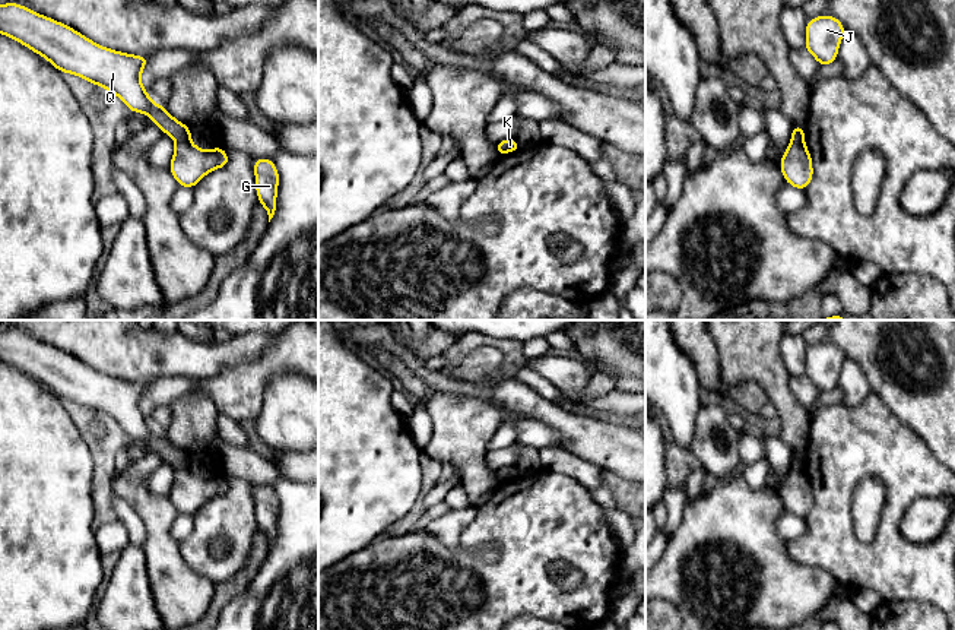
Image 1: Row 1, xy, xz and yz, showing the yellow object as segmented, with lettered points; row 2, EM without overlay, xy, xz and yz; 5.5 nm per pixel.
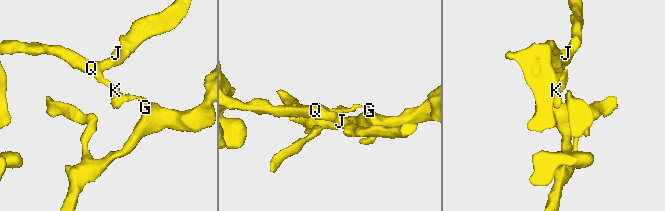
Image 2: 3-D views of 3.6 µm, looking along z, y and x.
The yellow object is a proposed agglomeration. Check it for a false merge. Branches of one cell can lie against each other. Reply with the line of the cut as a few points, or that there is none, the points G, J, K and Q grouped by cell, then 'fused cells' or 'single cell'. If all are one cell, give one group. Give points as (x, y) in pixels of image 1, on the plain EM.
cut xy (189, 468), (177, 469); groups G / J K Q; fused cells

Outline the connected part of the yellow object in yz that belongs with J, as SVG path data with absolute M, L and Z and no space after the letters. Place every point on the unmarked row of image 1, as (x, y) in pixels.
M831 342L808 346L805 376L816 386L818 392L832 392L845 361L844 352Z

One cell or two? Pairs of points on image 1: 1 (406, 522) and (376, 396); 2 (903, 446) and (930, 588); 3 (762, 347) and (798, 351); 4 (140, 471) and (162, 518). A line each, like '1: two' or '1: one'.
1: two
2: one
3: two
4: one

